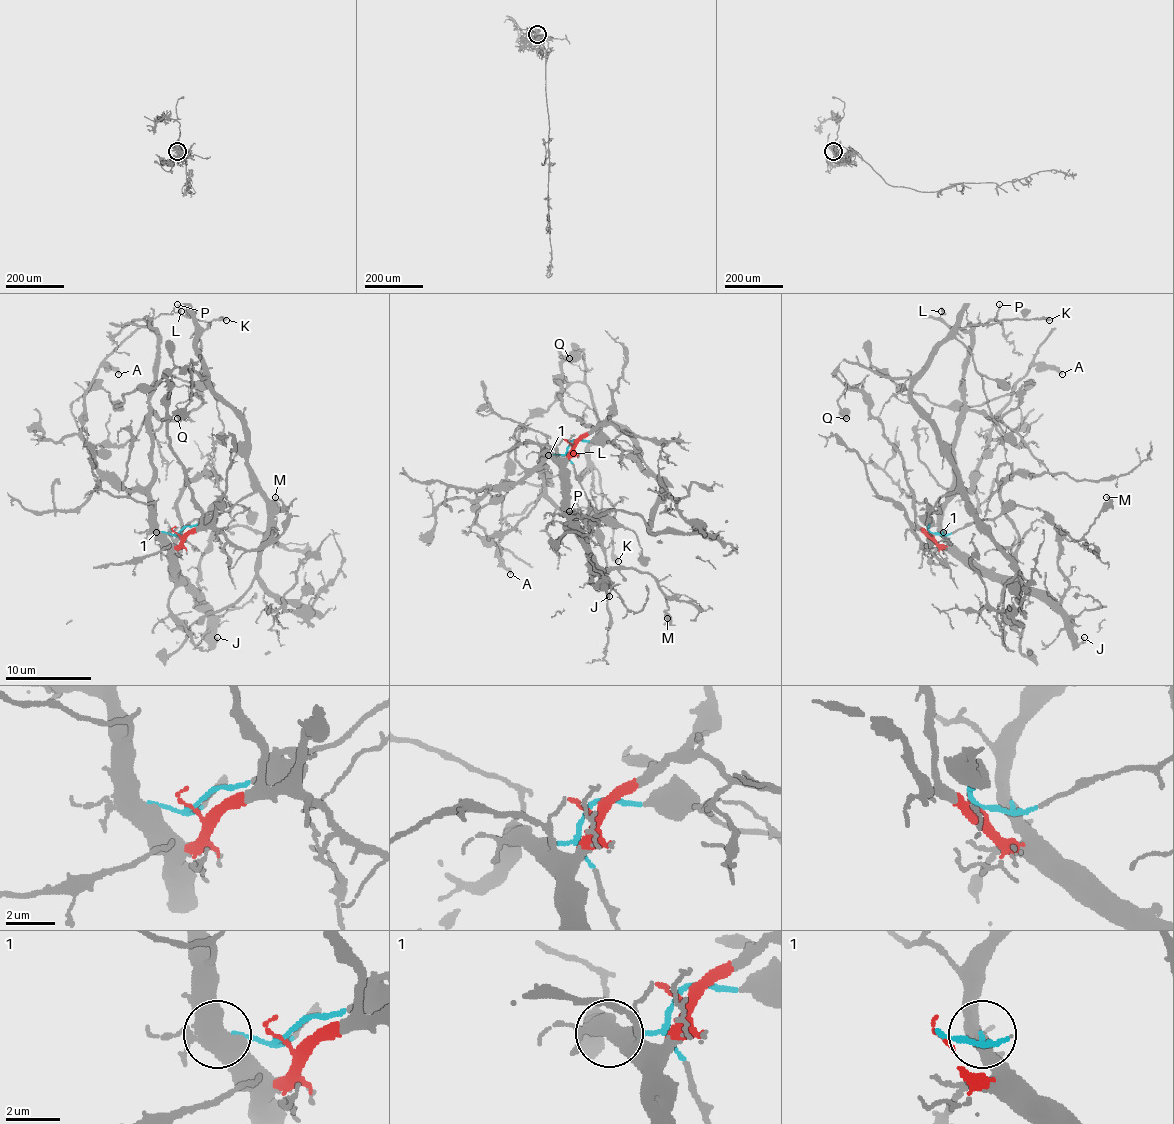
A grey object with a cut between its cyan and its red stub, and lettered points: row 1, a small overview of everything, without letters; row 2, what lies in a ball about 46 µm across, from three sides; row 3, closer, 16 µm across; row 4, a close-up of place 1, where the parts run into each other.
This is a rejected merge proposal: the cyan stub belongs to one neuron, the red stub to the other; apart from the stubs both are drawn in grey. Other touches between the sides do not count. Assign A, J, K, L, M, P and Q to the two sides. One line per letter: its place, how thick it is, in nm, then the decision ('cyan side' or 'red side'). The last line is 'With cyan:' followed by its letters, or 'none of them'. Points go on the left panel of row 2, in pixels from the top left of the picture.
A: place (118, 374); calibre 280 nm; red side
J: place (217, 637); calibre 120 nm; red side
K: place (226, 320); calibre 280 nm; cyan side
L: place (181, 311); calibre 80 nm; red side
M: place (275, 497); calibre 300 nm; red side
P: place (177, 304); calibre 130 nm; cyan side
Q: place (177, 418); calibre 800 nm; cyan side
With cyan: K, P, Q

